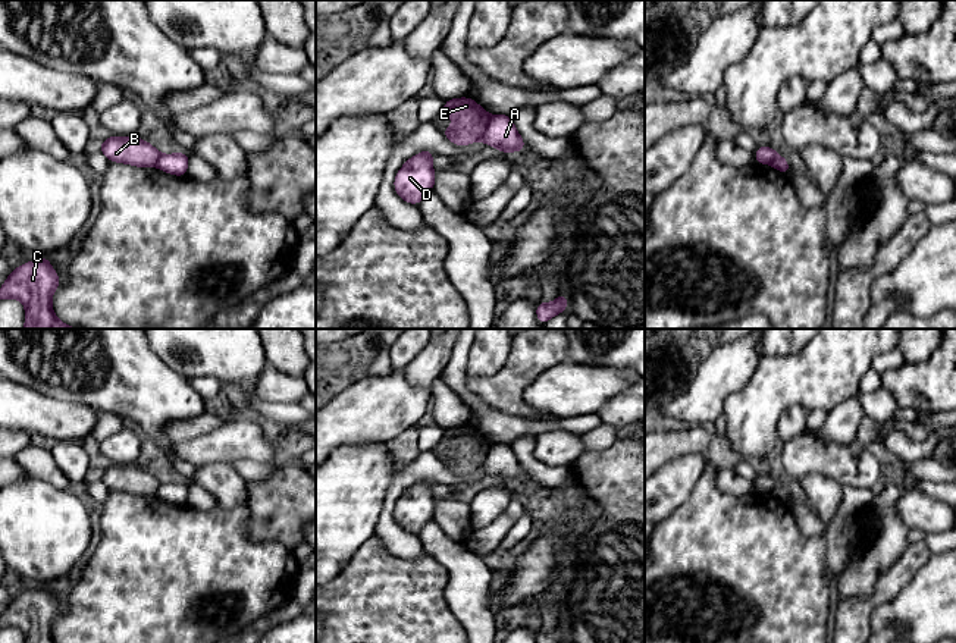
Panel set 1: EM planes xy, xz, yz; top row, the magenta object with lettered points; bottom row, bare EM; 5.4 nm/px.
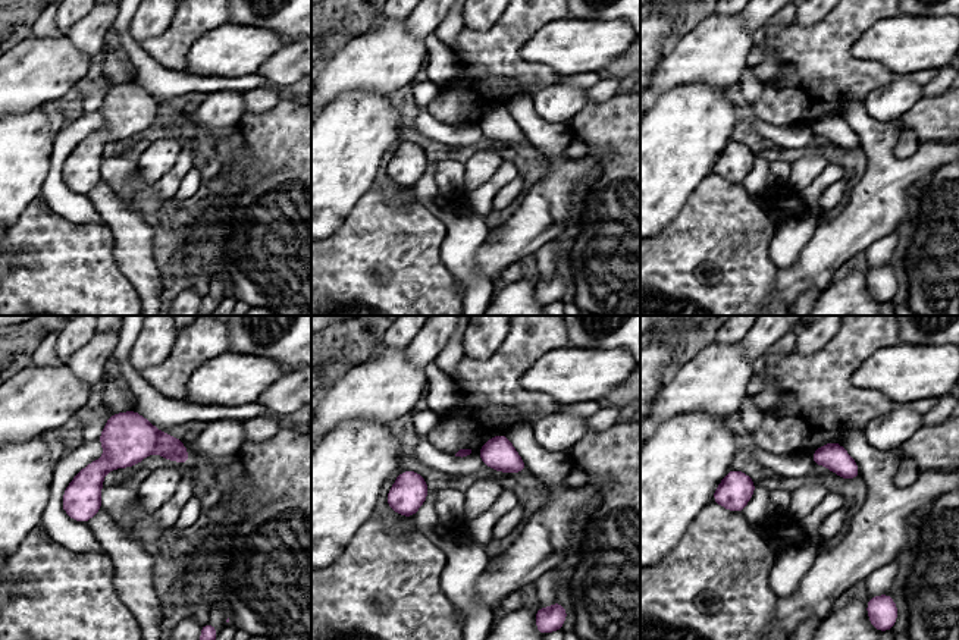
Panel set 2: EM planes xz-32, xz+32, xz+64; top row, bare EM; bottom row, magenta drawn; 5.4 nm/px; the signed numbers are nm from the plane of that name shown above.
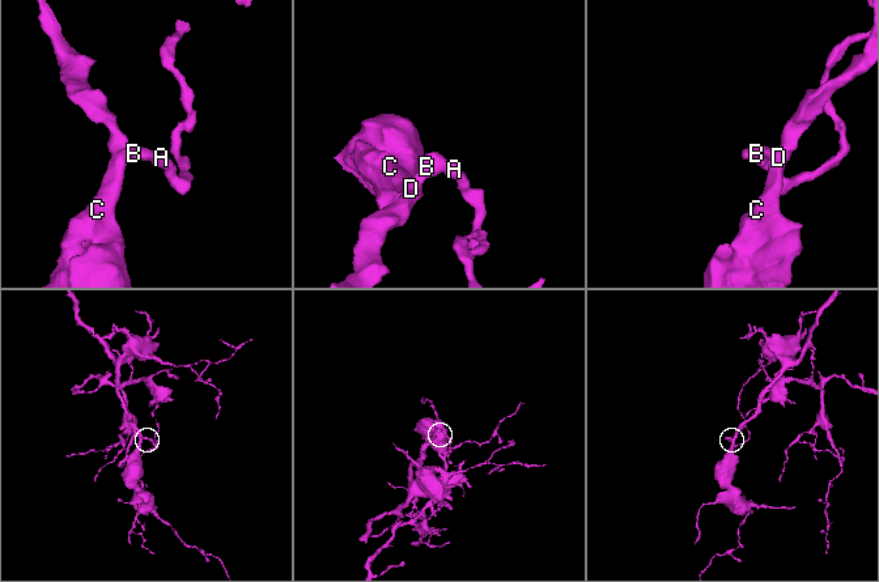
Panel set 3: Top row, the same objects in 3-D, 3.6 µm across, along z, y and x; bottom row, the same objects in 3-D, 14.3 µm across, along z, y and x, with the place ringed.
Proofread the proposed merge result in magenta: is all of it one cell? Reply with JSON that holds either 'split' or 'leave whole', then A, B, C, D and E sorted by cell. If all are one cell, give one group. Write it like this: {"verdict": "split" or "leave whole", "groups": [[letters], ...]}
{"verdict": "split", "groups": [["A"], ["B", "C", "D", "E"]]}

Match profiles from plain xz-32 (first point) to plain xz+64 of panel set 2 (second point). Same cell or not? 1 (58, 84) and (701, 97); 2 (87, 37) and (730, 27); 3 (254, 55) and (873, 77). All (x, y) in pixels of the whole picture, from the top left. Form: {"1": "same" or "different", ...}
{"1": "different", "2": "different", "3": "different"}

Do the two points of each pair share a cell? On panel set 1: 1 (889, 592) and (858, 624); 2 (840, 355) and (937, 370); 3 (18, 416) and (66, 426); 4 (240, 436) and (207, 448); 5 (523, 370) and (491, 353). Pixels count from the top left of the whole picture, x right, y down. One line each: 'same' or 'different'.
1: same
2: different
3: same
4: same
5: different

